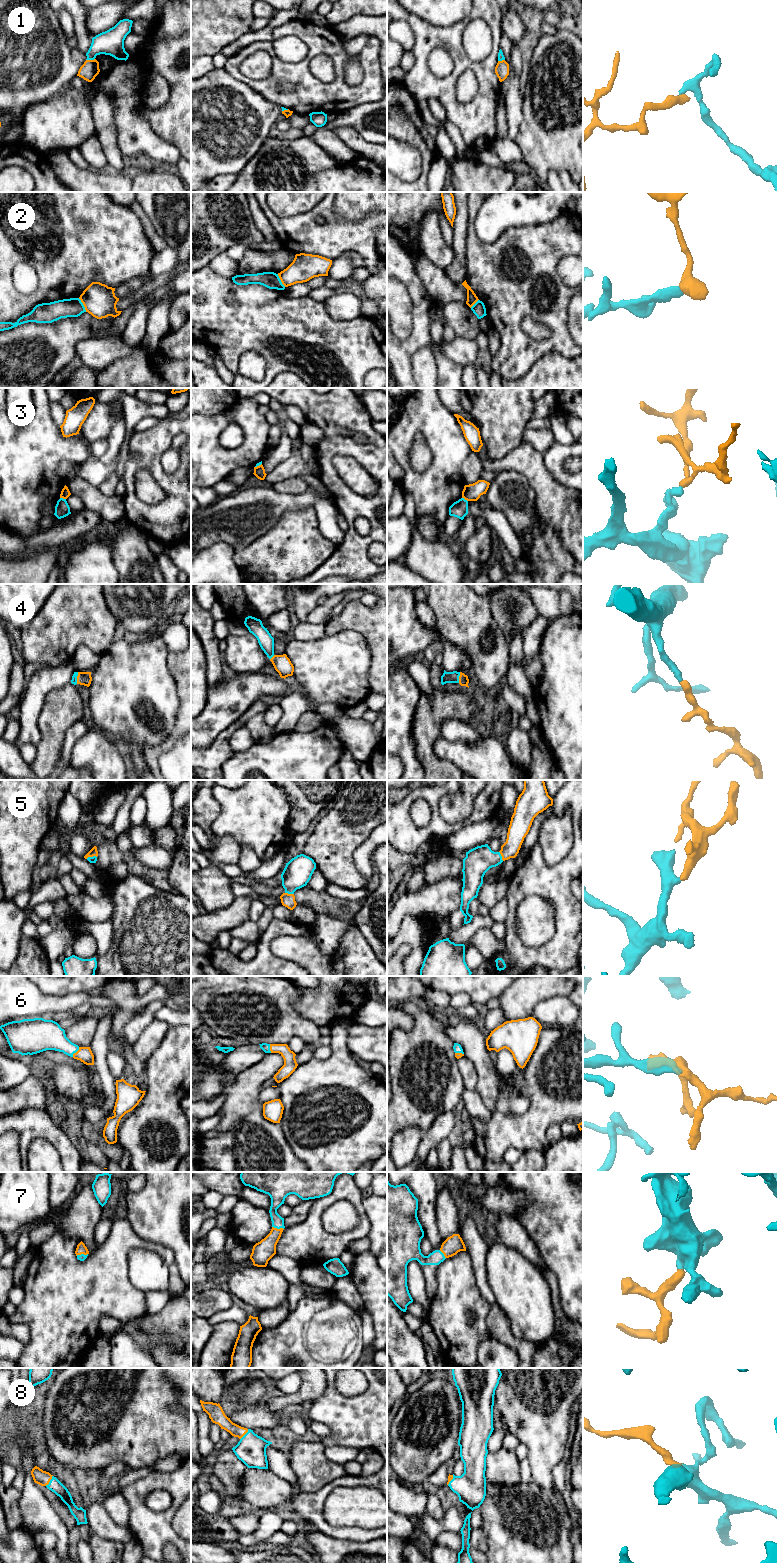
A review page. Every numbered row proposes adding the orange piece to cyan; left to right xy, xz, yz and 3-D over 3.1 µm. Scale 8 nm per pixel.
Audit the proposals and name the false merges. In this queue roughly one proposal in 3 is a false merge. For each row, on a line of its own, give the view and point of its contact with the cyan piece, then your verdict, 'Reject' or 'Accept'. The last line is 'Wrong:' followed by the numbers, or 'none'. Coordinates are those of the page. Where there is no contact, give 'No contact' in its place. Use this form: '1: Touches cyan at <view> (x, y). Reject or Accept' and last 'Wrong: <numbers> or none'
1: Touches cyan at xy (90, 59). Reject
2: Touches cyan at xy (83, 305). Reject
3: Touches cyan at xy (62, 498). Reject
4: Touches cyan at xy (76, 678). Accept
5: Touches cyan at yz (501, 856). Accept
6: Touches cyan at xy (75, 1052). Accept
7: Touches cyan at xz (278, 1228). Accept
8: Touches cyan at xy (50, 1481). Accept
Wrong: 1, 2, 3

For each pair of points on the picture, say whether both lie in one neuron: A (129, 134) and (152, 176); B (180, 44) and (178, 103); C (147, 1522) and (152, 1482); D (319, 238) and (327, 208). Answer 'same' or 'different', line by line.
A: different
B: same
C: same
D: same

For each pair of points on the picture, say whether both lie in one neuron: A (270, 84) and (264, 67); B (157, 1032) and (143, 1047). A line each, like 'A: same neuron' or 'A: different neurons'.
A: different neurons
B: same neuron

